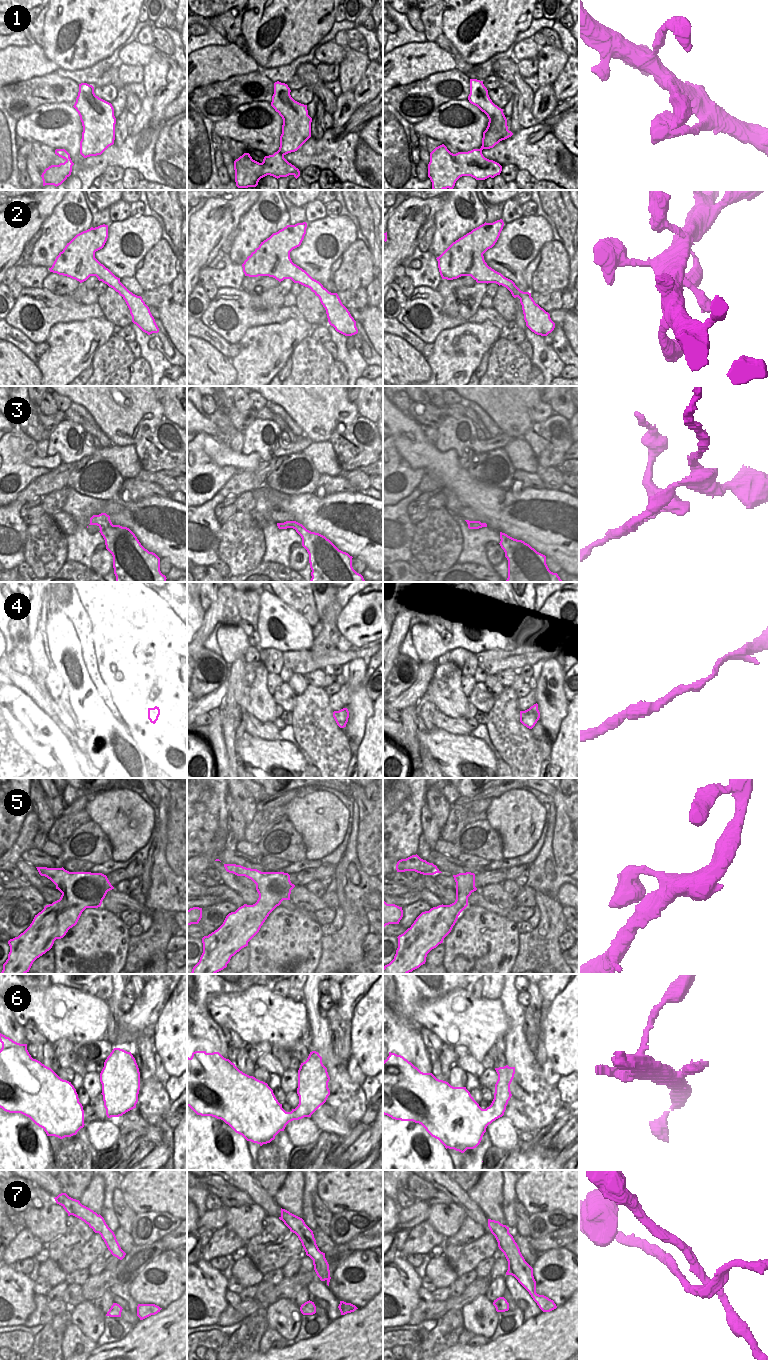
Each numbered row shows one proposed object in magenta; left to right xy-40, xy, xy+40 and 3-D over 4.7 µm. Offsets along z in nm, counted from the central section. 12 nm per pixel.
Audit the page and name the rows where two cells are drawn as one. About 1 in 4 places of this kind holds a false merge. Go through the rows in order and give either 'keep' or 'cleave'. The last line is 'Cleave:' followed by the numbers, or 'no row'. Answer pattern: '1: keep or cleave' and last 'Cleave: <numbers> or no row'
1: keep
2: keep
3: cleave
4: keep
5: keep
6: keep
7: cleave
Cleave: 3, 7

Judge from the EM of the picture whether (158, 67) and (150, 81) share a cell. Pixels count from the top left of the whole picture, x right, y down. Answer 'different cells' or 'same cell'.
same cell

